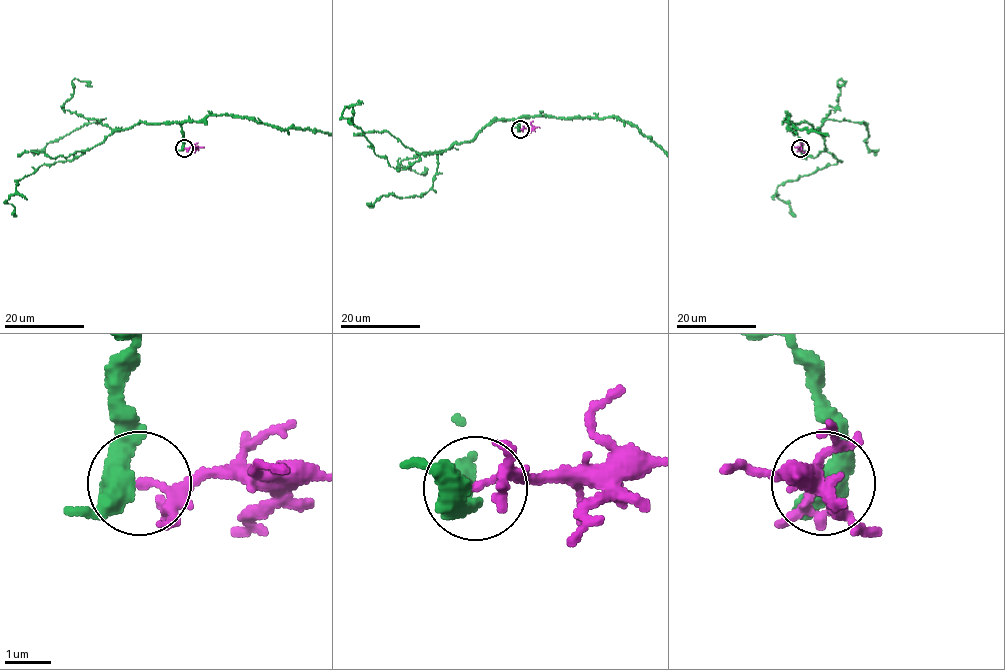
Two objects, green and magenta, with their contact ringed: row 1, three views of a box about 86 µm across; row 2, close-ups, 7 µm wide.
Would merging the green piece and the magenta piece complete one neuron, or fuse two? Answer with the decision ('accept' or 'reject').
reject

